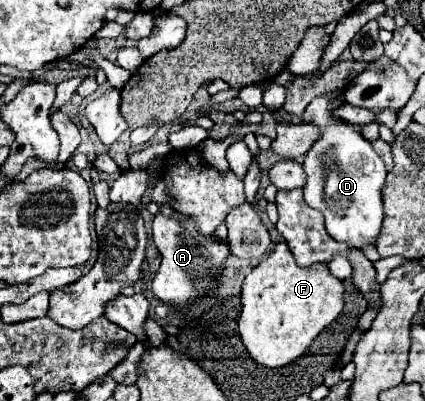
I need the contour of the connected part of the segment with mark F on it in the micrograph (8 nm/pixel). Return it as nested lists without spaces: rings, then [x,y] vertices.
[[[284,242],[264,258],[244,280],[242,314],[238,320],[240,338],[250,356],[268,368],[294,362],[344,308],[344,284],[334,278],[326,264],[302,268]]]

